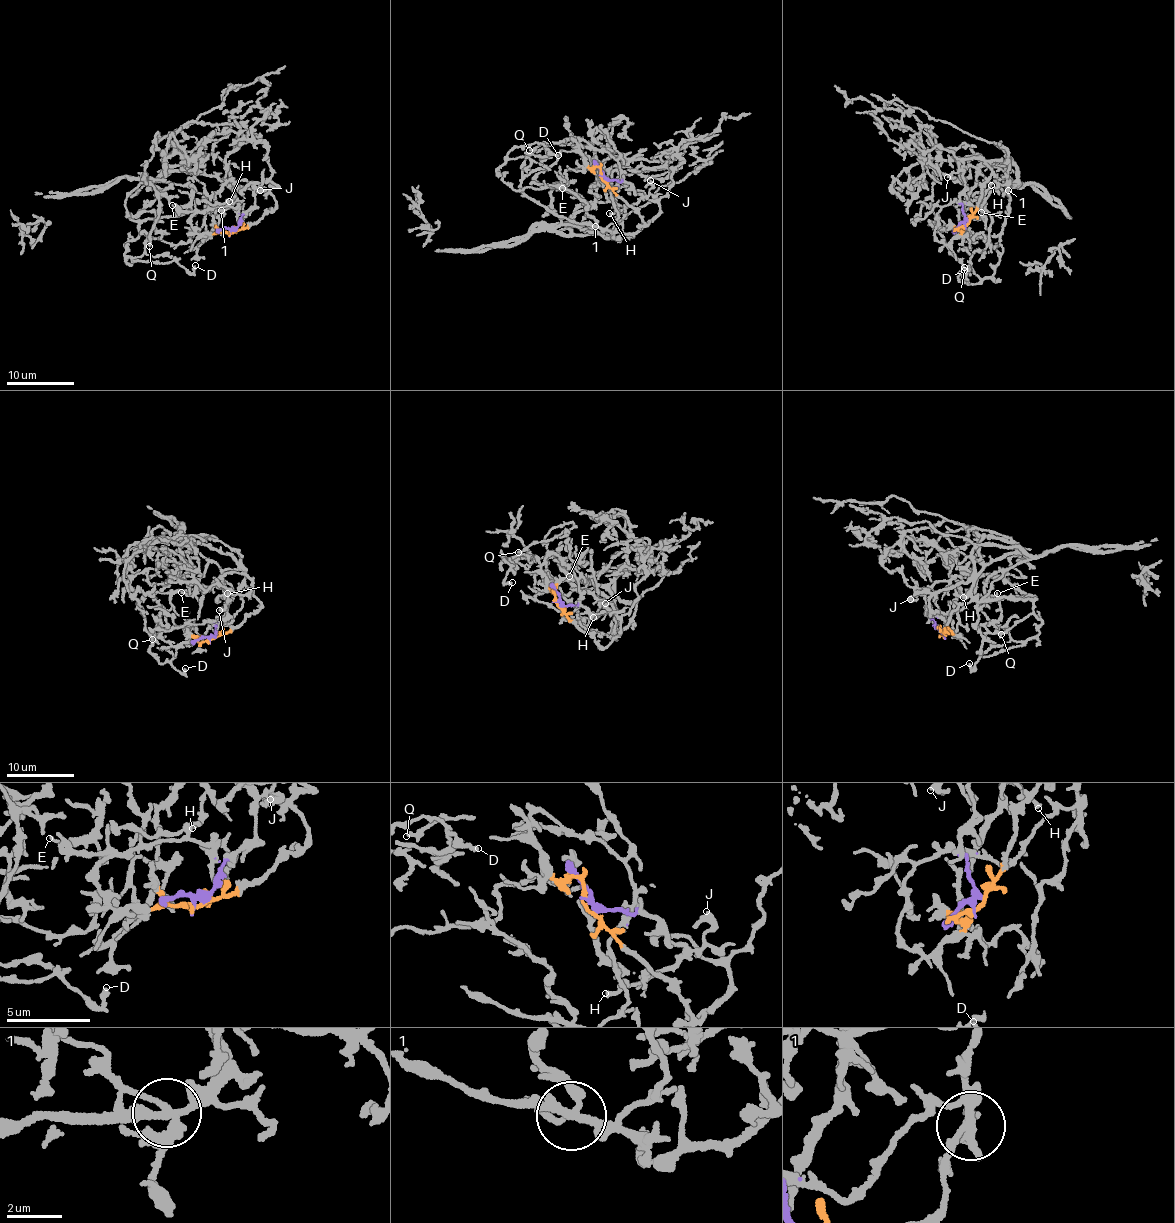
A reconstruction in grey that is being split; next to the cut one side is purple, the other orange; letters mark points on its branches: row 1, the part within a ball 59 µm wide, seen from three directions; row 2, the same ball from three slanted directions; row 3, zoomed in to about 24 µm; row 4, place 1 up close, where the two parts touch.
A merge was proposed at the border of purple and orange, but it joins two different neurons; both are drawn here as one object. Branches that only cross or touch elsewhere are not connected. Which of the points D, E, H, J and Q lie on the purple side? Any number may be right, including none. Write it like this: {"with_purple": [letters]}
{"with_purple": ["D", "H", "J", "Q"]}

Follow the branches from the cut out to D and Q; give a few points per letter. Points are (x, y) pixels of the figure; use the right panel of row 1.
D: (967, 223), (963, 204), (981, 206), (1005, 184), (1010, 209), (994, 275), (972, 285), (958, 280), (964, 270)
Q: (967, 223), (963, 204), (981, 206), (1008, 187), (1009, 215), (994, 236), (965, 241), (937, 216), (965, 268)

